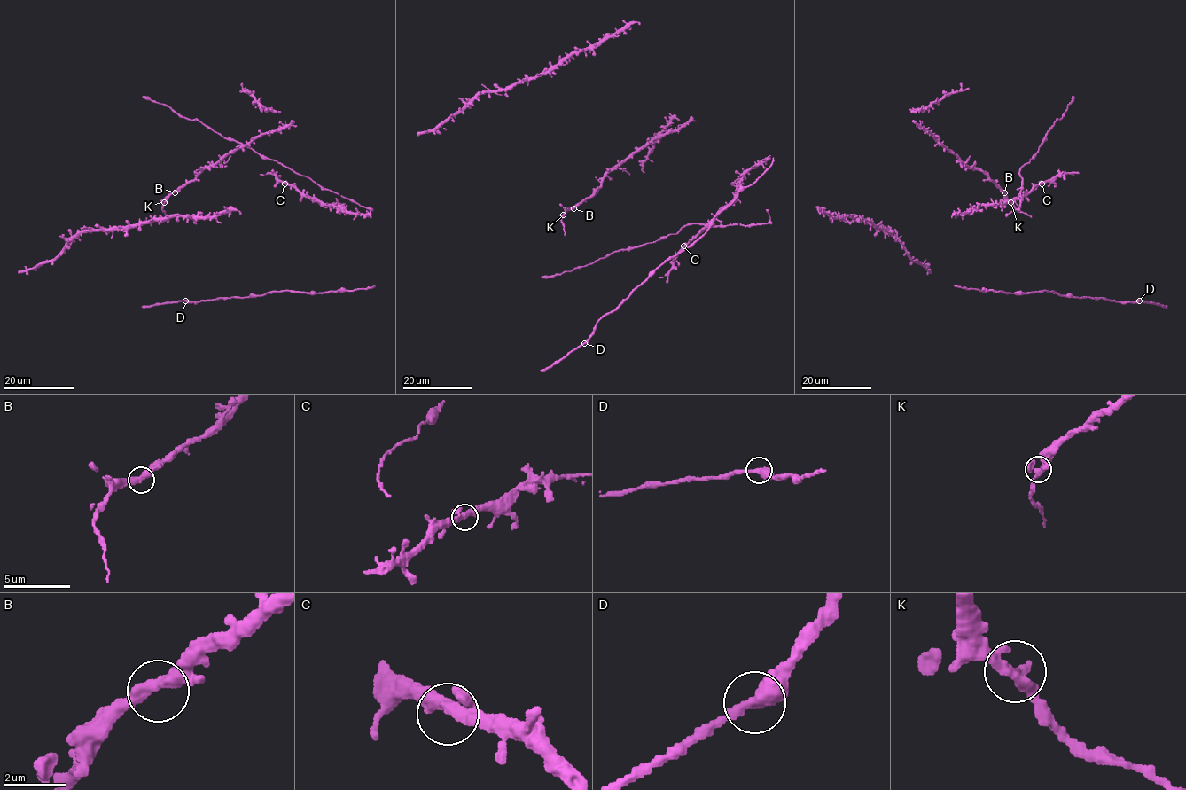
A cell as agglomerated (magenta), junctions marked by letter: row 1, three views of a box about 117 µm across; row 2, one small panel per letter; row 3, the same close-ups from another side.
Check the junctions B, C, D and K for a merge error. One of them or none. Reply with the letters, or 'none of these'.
none of these

